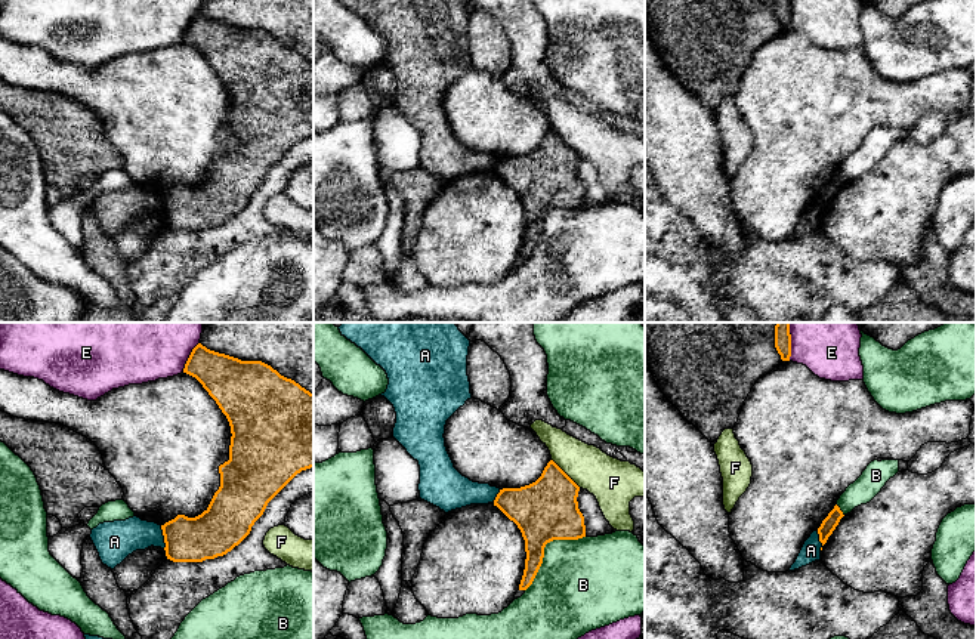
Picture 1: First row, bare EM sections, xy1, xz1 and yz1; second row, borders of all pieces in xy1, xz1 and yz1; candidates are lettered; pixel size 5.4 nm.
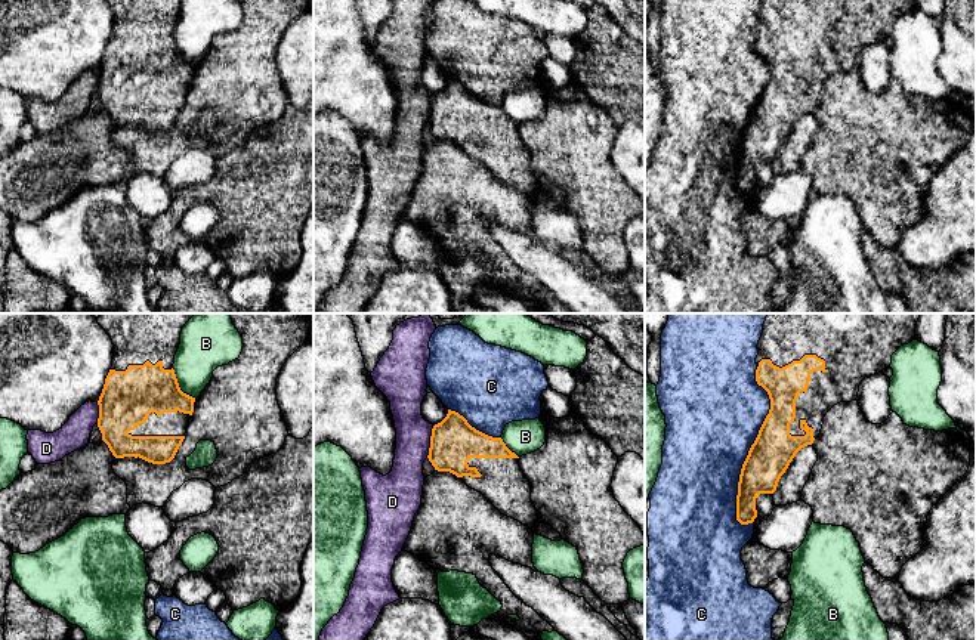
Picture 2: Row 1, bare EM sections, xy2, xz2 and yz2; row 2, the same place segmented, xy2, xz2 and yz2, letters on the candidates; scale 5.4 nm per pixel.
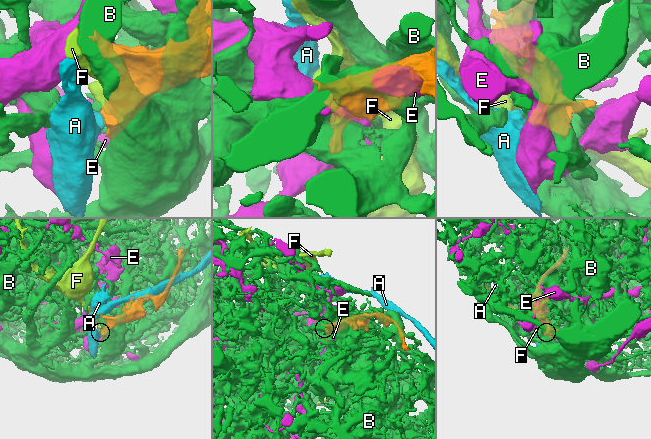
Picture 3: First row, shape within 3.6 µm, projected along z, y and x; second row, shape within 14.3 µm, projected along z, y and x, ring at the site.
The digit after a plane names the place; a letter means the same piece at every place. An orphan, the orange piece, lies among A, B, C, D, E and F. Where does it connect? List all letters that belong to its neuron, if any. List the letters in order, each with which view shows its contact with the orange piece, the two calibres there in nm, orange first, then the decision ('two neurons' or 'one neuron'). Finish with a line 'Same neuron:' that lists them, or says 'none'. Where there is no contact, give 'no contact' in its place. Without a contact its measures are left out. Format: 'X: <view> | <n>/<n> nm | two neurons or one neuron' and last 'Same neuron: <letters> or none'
A: xy1 | 260/200 nm | two neurons
B: xz1 | 340/440 nm | two neurons
C: yz2 | 220/480 nm | two neurons
D: xz2 | 260/200 nm | two neurons
E: xy1 | 260/480 nm | two neurons
F: xz1 | 340/240 nm | two neurons
Same neuron: none

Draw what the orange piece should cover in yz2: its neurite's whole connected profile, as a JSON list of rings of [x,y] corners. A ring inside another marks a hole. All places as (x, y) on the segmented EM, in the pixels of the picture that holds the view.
[[[767,313],[757,344],[756,381],[767,392],[770,409],[741,469],[736,495],[736,520],[741,525],[754,522],[756,498],[776,491],[796,454],[819,436],[825,414],[840,402],[856,401],[861,381],[883,372],[890,367],[892,355],[915,340],[918,318],[920,313]]]

